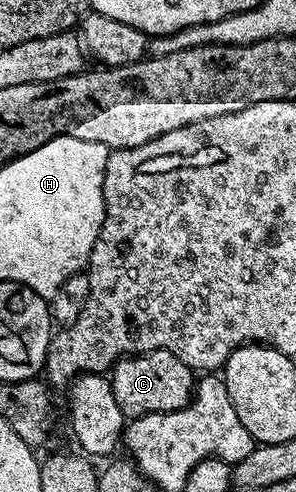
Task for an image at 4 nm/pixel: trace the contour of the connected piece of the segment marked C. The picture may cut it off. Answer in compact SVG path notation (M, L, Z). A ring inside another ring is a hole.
M148 351L117 360L111 368L109 384L126 420L138 419L151 413L186 407L195 394L195 372L170 351Z

